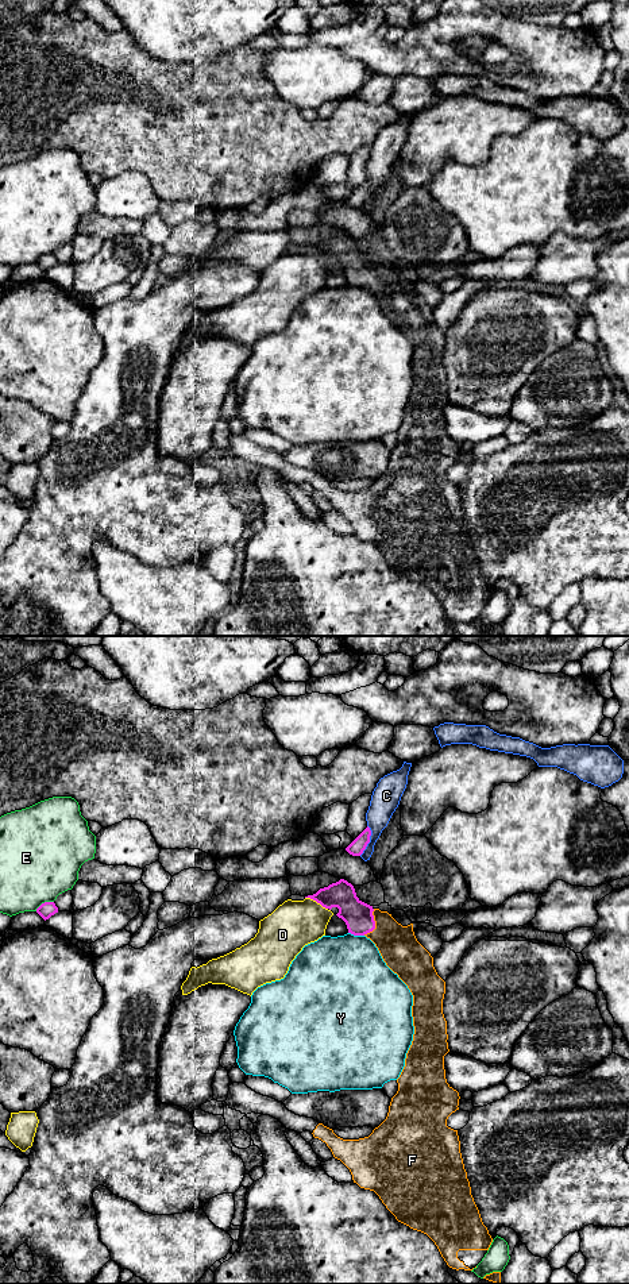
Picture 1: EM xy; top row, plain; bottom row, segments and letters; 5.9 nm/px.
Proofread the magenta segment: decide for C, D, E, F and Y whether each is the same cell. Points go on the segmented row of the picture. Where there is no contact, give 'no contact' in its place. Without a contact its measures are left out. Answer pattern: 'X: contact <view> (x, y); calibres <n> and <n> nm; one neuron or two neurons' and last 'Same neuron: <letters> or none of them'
C: contact xy (369, 840); calibres 90 and 160 nm; two neurons
D: contact xy (316, 901); calibres 160 and 280 nm; two neurons
E: contact xy (45, 902); calibres 90 and 460 nm; two neurons
F: contact xy (374, 924); calibres 180 and 240 nm; one neuron
Y: contact xy (357, 934); calibres 180 and 480 nm; two neurons
Same neuron: F

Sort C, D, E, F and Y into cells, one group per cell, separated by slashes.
C / D / E / F / Y

